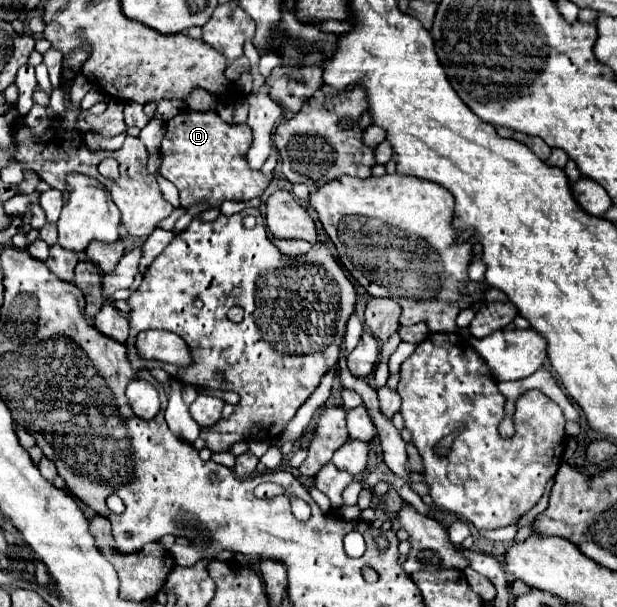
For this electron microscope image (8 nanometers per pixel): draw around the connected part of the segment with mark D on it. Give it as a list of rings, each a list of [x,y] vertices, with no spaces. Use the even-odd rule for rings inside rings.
[[[180,113],[166,123],[162,141],[160,173],[180,191],[180,205],[190,207],[198,201],[208,201],[210,207],[220,207],[222,201],[248,201],[262,197],[272,175],[250,169],[246,153],[252,145],[252,129],[248,125],[228,125],[216,113]]]

